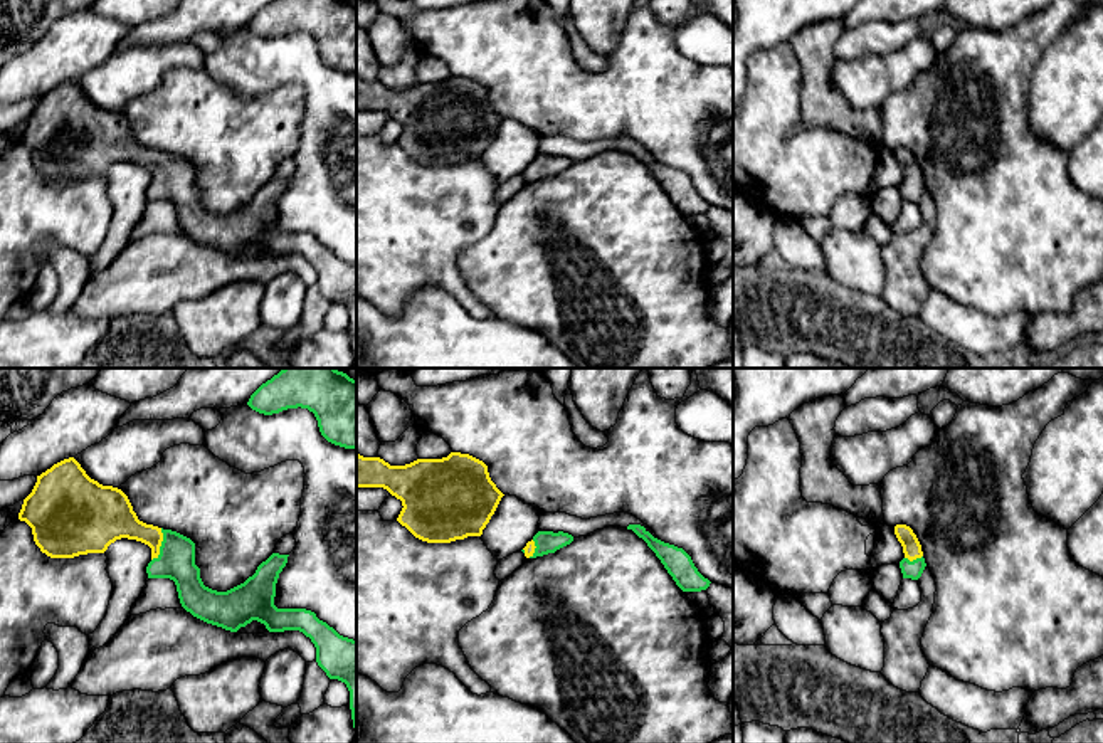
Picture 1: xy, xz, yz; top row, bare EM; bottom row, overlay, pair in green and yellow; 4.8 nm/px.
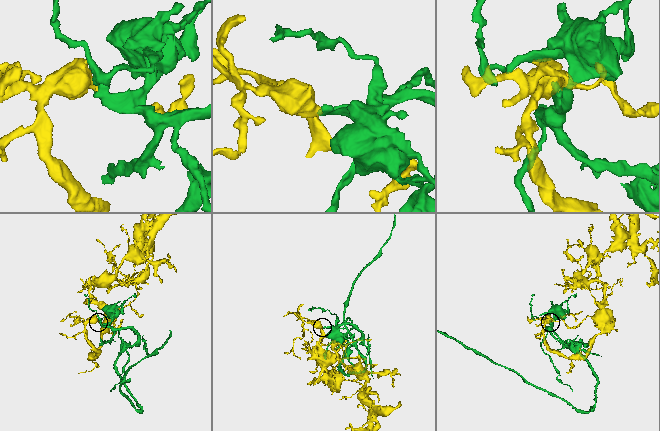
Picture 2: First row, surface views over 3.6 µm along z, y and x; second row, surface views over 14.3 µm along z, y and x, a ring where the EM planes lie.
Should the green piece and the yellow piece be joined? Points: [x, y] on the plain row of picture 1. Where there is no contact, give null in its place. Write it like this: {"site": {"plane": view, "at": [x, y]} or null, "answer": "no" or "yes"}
{"site": {"plane": "xy", "at": [162, 168]}, "answer": "yes"}

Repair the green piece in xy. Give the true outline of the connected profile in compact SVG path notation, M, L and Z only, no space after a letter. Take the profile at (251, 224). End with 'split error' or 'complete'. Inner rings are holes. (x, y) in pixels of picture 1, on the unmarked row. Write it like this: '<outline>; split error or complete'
M74 81L64 82L37 99L32 116L24 123L18 143L32 151L35 168L50 182L104 177L111 166L121 161L148 168L151 171L151 185L146 190L148 202L173 203L182 230L207 247L237 256L240 250L257 244L269 256L303 256L314 267L316 286L326 299L346 308L356 355L356 264L340 259L311 234L277 232L274 229L276 207L289 178L272 177L244 207L227 215L212 213L200 202L200 192L195 188L195 166L190 161L140 145L121 113L91 103Z; split error

